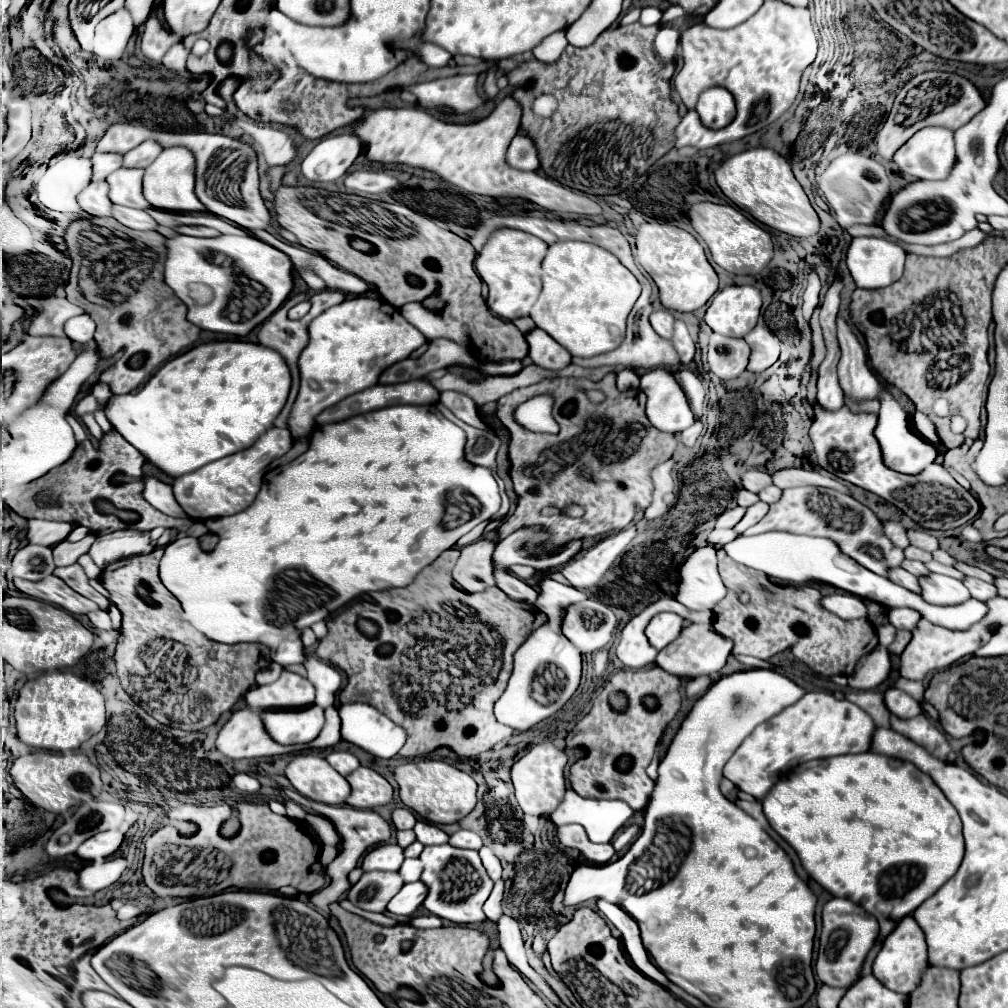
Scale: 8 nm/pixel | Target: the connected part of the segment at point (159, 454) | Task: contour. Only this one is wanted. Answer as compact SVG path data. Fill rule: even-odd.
M242 340L212 341L168 360L138 394L112 396L106 416L146 460L174 478L250 448L272 428L290 386L290 368L272 348Z

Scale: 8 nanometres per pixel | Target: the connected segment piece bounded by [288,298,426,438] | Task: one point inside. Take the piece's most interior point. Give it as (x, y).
(351, 344)

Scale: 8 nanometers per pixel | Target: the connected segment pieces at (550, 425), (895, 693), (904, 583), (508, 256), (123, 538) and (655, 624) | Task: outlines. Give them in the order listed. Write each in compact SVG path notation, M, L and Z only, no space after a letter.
M542 394L542 396L534 396L526 402L520 404L520 408L514 410L516 422L532 432L558 432L558 424L552 416L552 406L554 406L554 398L550 394Z
M896 688L886 690L884 702L886 702L888 710L898 718L914 718L914 716L922 714L920 702L916 702L910 694L906 694L902 690L896 690Z
M890 568L888 578L890 578L894 584L898 584L898 586L902 586L902 588L906 588L906 590L914 592L914 594L920 594L918 578L916 578L916 576L912 576L910 572L906 572L904 568Z
M496 230L484 244L482 252L474 260L474 270L488 286L488 308L504 320L516 320L528 316L532 304L536 302L542 282L540 264L546 256L548 244L532 234L520 230Z
M120 530L120 532L96 536L88 554L96 562L96 566L104 570L110 562L128 558L128 556L136 556L136 554L148 554L152 550L154 550L154 546L150 544L148 532Z
M658 614L648 622L646 638L656 650L662 650L674 642L674 638L678 638L682 626L684 620L678 614Z

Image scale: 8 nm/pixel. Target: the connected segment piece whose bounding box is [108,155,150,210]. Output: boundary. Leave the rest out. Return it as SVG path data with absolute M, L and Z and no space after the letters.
M123 155L123 163L116 172L112 172L110 176L108 176L108 184L110 184L110 200L114 202L114 204L122 204L122 206L130 206L130 208L142 208L142 210L148 210L150 208L150 204L148 204L148 200L142 196L142 176L144 176L146 168L126 168L124 166L124 155Z

